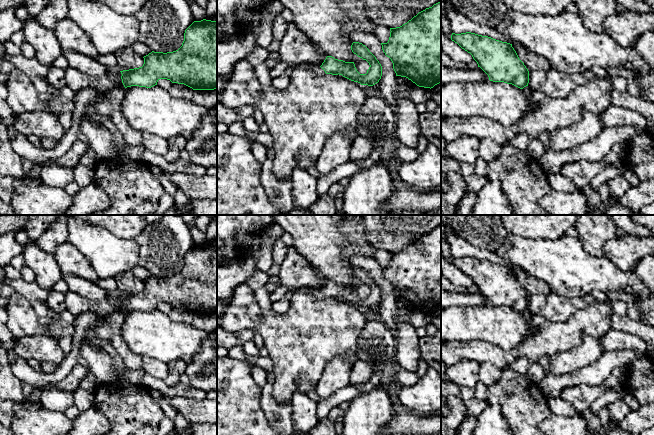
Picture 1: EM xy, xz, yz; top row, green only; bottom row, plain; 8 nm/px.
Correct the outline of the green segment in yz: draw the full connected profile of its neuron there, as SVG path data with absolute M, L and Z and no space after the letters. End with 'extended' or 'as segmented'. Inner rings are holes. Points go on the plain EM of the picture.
M471 256L452 257L451 264L472 279L490 305L512 308L520 313L528 310L529 295L512 268Z | as segmented

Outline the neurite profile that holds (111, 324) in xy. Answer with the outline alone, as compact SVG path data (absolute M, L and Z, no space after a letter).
M116 311L102 319L101 324L96 328L97 340L111 340L112 336L119 334L125 319L125 311Z

